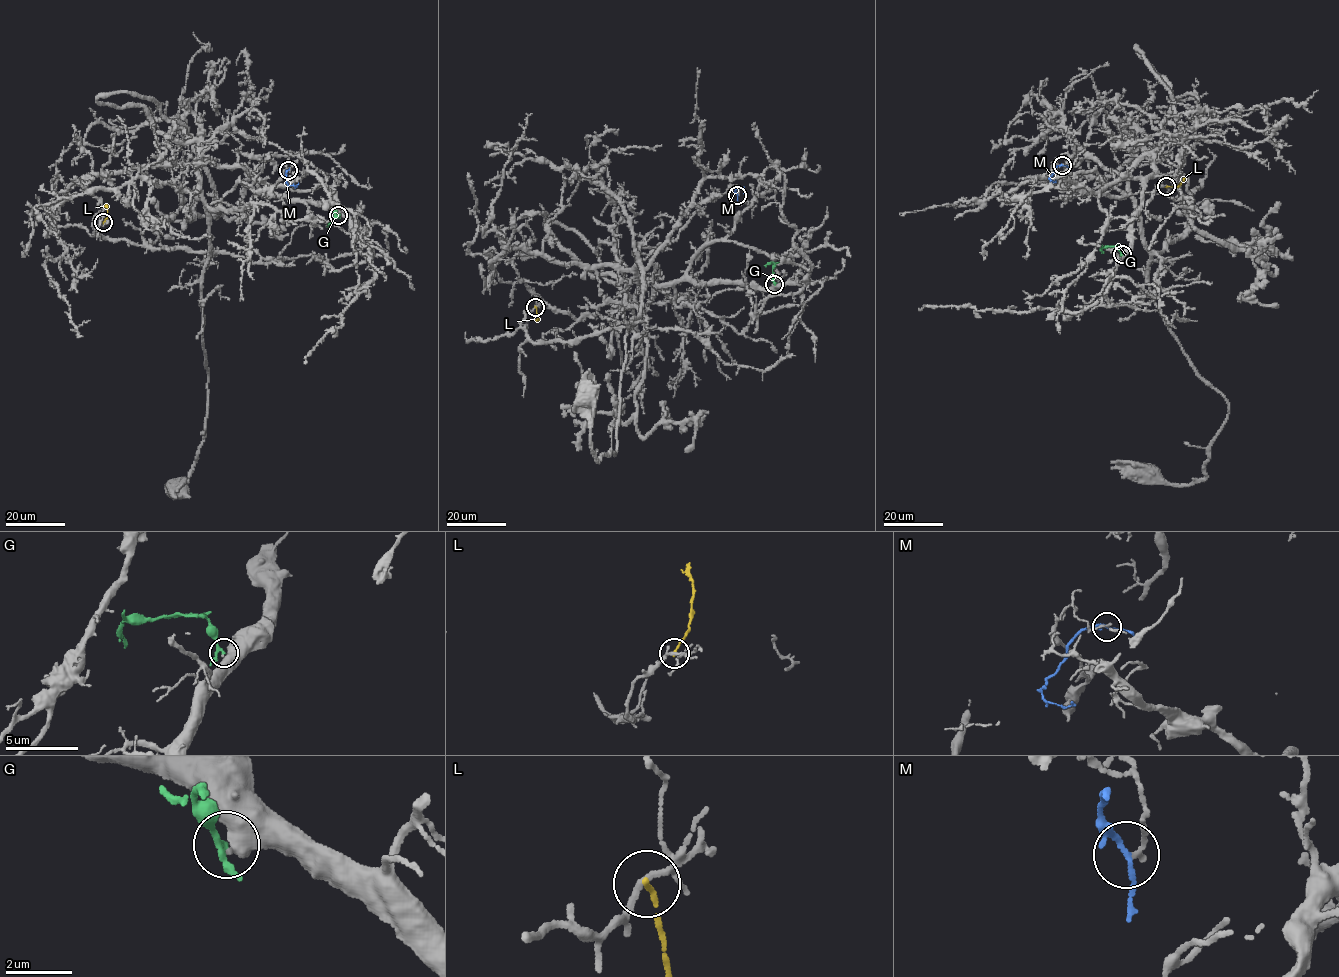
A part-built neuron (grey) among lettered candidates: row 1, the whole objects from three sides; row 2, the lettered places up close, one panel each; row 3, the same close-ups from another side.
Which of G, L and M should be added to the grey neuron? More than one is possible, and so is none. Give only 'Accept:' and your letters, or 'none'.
Accept: G

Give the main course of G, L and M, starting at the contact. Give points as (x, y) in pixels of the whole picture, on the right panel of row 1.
G: (1122, 254), (1118, 247), (1103, 247), (1102, 252)
L: (1166, 186), (1176, 186), (1185, 176)
M: (1063, 166), (1058, 166), (1051, 175), (1051, 181), (1055, 180)

